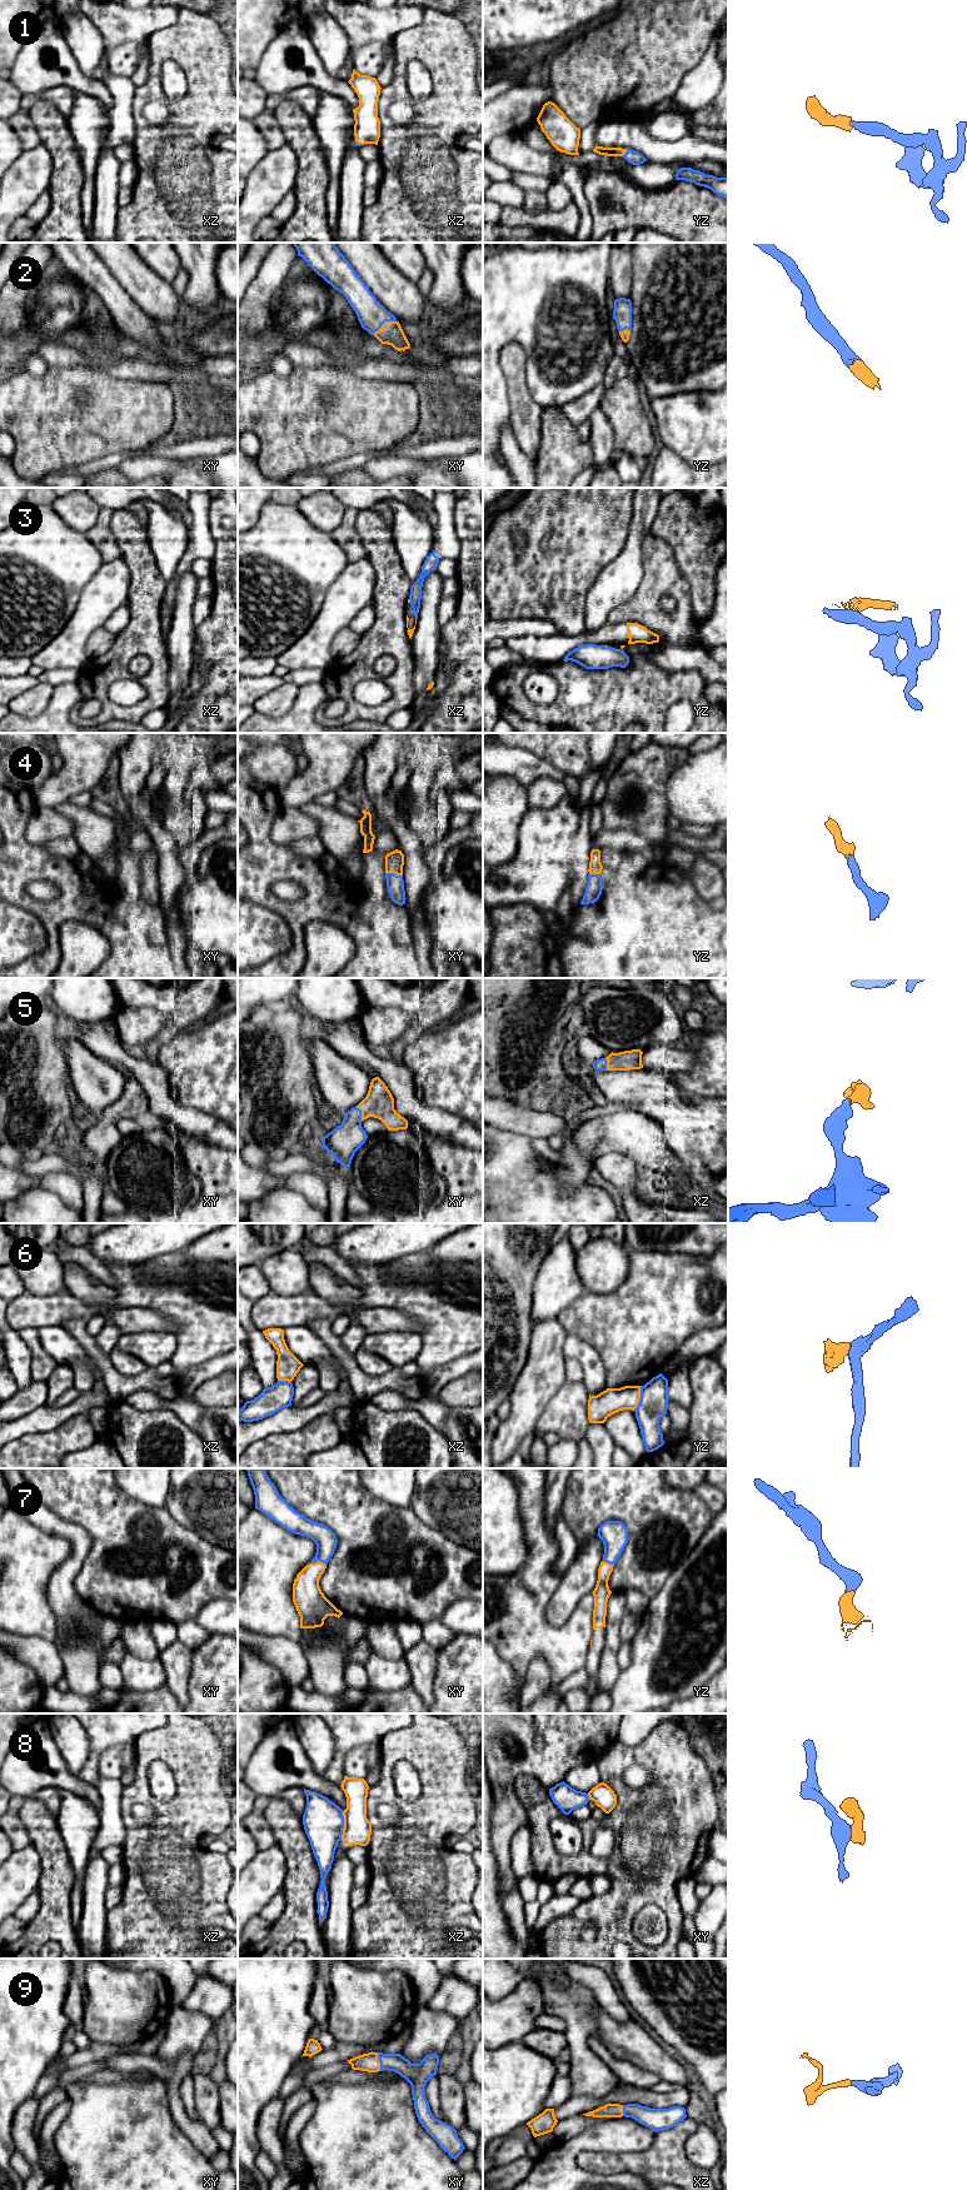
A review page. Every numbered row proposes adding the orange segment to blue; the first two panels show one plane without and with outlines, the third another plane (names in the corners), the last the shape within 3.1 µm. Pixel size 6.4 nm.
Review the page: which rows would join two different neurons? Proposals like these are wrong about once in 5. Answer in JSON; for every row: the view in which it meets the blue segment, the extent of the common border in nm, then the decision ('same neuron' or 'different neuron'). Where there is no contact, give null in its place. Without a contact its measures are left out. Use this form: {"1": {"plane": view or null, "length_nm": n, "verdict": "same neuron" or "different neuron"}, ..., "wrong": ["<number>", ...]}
{"1": {"plane": "yz", "length_nm": 50, "verdict": "same neuron"}, "2": {"plane": "xy", "length_nm": 180, "verdict": "same neuron"}, "3": {"plane": "xz", "length_nm": 30, "verdict": "different neuron"}, "4": {"plane": "xy", "length_nm": 110, "verdict": "same neuron"}, "5": {"plane": "xy", "length_nm": 100, "verdict": "same neuron"}, "6": {"plane": "yz", "length_nm": 170, "verdict": "different neuron"}, "7": {"plane": "xy", "length_nm": 110, "verdict": "same neuron"}, "8": {"plane": "xz", "length_nm": 180, "verdict": "different neuron"}, "9": {"plane": "xy", "length_nm": 120, "verdict": "same neuron"}, "wrong": ["3", "6", "8"]}

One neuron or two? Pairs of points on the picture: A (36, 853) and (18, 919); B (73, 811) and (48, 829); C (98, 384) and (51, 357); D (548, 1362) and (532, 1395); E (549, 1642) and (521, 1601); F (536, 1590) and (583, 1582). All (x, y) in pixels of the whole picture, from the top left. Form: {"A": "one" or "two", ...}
{"A": "two", "B": "two", "C": "two", "D": "one", "E": "one", "F": "two"}

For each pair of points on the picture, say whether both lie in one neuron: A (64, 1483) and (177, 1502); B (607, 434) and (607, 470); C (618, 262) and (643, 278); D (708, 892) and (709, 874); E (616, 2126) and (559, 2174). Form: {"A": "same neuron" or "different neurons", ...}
{"A": "different neurons", "B": "same neuron", "C": "different neurons", "D": "same neuron", "E": "same neuron"}

